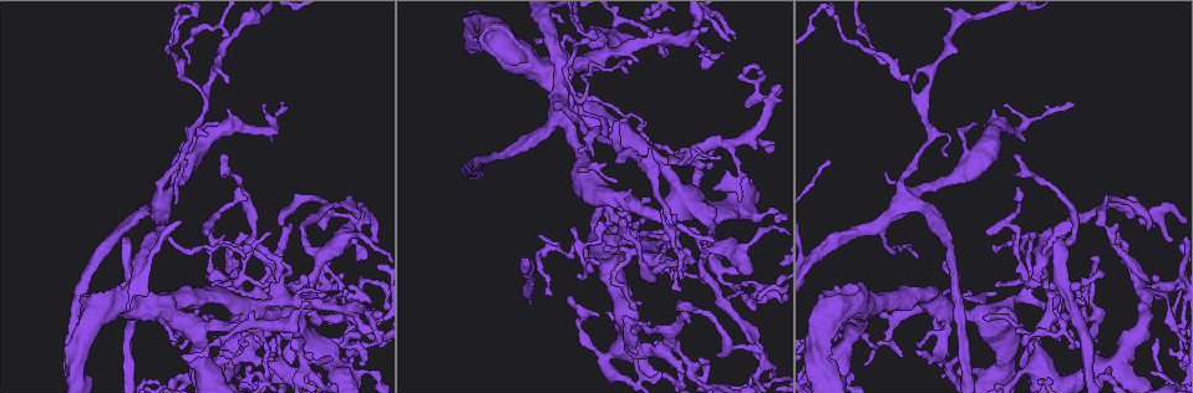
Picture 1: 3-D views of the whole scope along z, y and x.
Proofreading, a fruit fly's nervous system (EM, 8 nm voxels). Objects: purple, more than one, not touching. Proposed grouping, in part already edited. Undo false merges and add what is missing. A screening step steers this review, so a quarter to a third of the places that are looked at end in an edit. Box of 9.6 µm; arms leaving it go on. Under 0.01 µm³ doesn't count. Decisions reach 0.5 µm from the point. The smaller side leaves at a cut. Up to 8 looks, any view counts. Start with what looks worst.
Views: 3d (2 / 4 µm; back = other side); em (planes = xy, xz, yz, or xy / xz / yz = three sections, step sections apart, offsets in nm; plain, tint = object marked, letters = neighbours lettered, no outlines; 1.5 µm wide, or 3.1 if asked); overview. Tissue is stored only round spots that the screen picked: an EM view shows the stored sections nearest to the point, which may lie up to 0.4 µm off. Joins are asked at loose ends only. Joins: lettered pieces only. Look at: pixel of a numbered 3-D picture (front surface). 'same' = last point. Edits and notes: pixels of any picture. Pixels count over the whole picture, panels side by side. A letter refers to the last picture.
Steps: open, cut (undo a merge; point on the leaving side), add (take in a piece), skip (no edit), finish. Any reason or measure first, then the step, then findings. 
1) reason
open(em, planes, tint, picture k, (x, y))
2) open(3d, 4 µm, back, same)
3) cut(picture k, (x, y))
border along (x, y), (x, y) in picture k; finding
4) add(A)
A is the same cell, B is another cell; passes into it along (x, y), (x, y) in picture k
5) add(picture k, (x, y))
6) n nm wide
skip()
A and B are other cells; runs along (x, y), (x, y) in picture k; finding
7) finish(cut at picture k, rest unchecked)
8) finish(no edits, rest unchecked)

thin end
open(em, xy, step 8, letters, picture 1, (1073, 104))

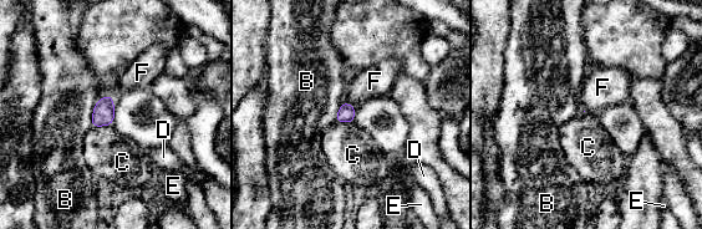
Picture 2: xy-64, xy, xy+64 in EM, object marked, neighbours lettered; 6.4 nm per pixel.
cut it another way
open(em, planes, letters, same)

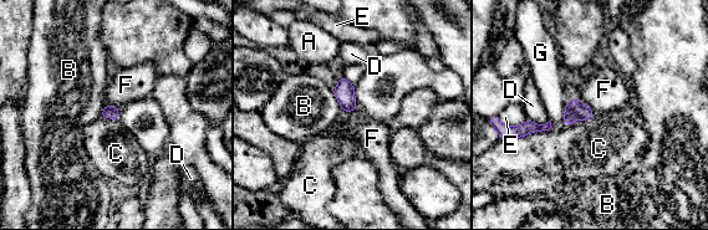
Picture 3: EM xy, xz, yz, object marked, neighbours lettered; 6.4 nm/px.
skip()
A, B, C, D, E, F and G are other cells; border along (574, 96), (594, 111) in picture 3; none of them fits

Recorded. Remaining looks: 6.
branch point
open(em, planes, letters, picture 1, (752, 347))

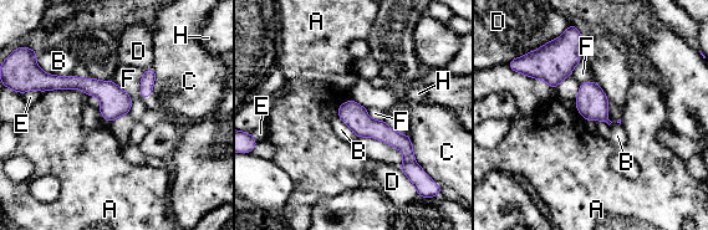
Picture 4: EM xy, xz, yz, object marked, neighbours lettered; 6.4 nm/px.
skip()
A, B, C, D, E, F and H are other cells; border along (36, 64), (49, 73), (71, 75) in picture 4; continuous, no second neuron

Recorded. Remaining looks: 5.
thin neck
open(em, xz, step 4, tint, picture 1, (940, 352))

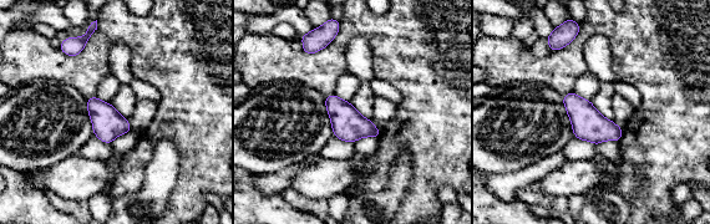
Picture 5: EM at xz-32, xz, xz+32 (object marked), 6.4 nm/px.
cut it another way
open(em, planes, letters, same)

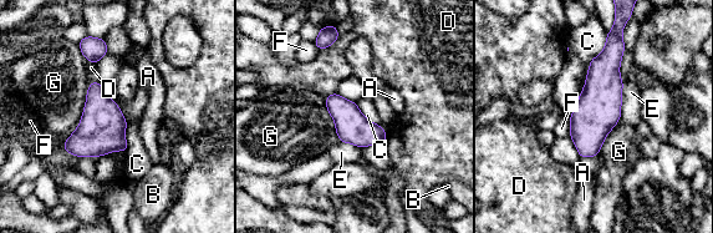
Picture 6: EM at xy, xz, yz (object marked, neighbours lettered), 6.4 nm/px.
190 nm wide
skip()
A, B, C, D, E, F and G are other cells; border along (88, 86), (80, 123), (61, 146) in picture 6; one neuron here

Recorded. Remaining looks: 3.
finish(no edits, rest unchecked)

